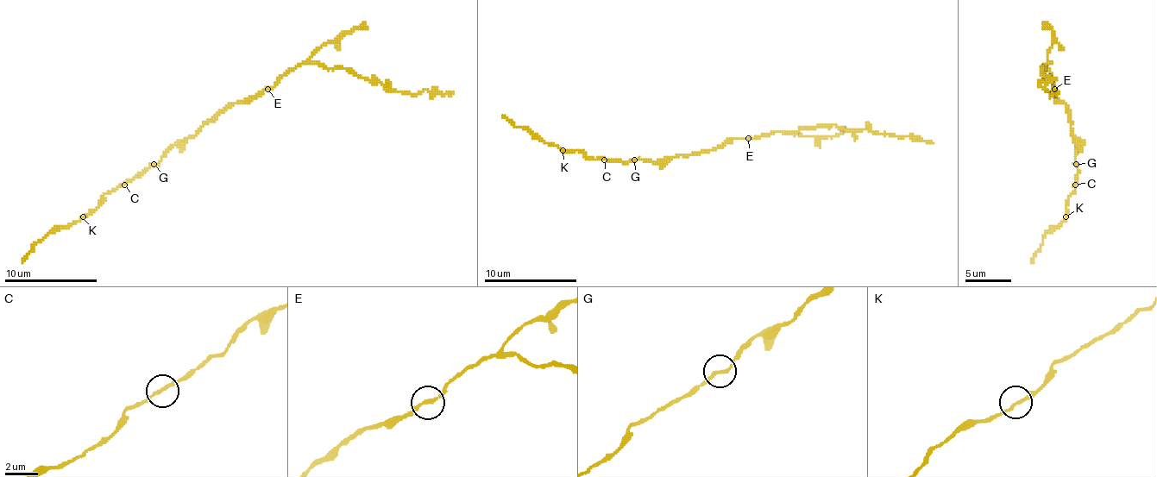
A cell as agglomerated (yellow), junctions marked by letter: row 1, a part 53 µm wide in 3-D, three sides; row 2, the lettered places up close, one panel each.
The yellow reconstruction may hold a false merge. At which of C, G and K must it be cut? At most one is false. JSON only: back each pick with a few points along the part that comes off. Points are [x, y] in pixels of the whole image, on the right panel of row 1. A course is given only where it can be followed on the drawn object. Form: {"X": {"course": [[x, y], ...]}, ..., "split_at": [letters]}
{"G": {"course": [[1075, 163], [1078, 140], [1065, 105], [1054, 96], [1047, 71], [1050, 64], [1040, 71], [1050, 91], [1059, 91]]}, "split_at": ["G"]}

